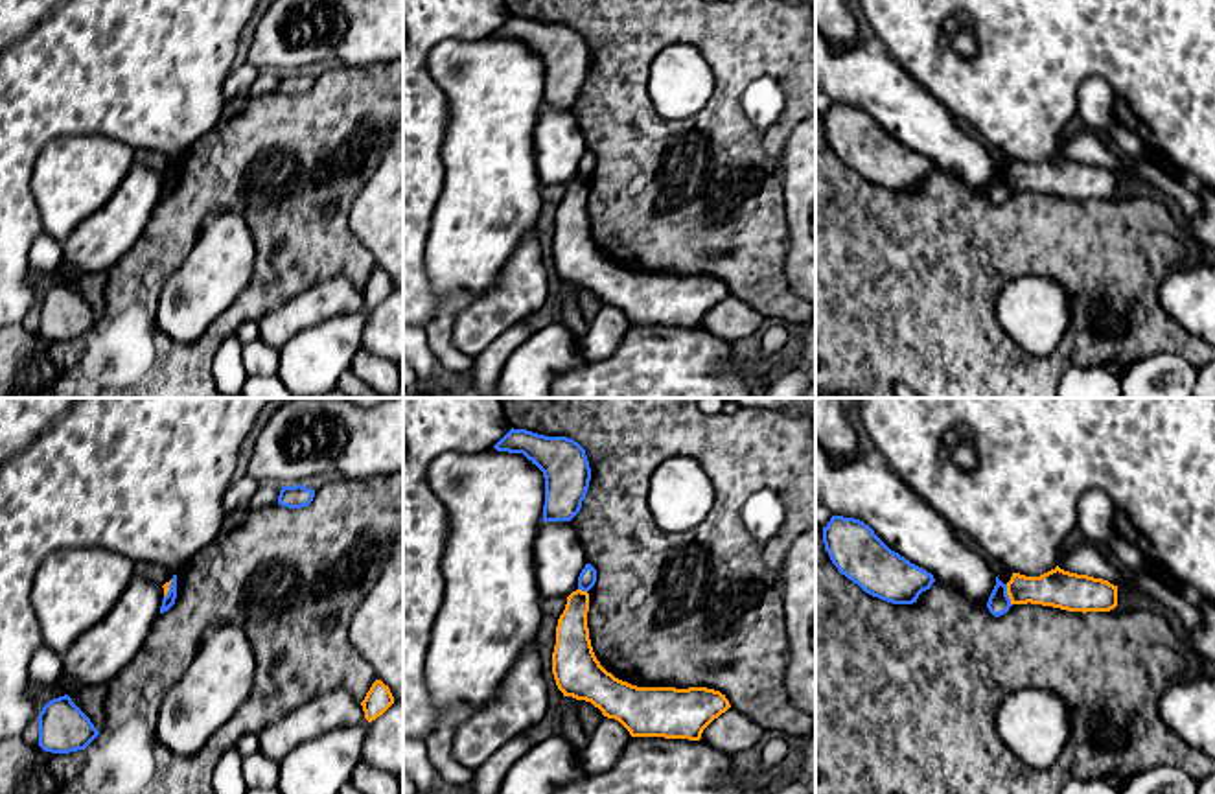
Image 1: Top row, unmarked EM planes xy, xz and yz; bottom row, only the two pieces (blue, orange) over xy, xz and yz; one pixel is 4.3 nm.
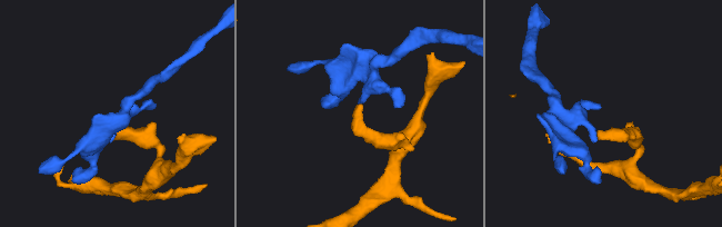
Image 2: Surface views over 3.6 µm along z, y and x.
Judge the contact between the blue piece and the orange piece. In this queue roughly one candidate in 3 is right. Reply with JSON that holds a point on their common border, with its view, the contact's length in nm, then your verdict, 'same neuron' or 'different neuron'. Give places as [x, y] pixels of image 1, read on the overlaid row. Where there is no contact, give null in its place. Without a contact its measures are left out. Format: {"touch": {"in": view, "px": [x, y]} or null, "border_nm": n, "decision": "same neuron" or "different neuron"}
{"touch": {"in": "yz", "px": [1007, 595]}, "border_nm": 100, "decision": "different neuron"}

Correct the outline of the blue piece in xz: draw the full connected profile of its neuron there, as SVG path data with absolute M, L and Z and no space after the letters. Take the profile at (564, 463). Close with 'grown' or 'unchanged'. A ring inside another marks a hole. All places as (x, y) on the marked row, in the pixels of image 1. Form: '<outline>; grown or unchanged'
M510 429L497 451L523 453L545 477L543 521L571 521L585 499L591 468L585 450L567 437Z; unchanged

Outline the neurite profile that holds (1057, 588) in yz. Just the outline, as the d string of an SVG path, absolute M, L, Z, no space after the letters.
M1059 566L1040 577L1012 573L1007 595L1011 604L1031 602L1082 613L1110 612L1117 606L1117 586Z

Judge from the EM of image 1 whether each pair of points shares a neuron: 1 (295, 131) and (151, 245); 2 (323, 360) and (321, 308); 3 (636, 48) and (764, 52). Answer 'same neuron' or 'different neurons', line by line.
1: same neuron
2: different neurons
3: same neuron

